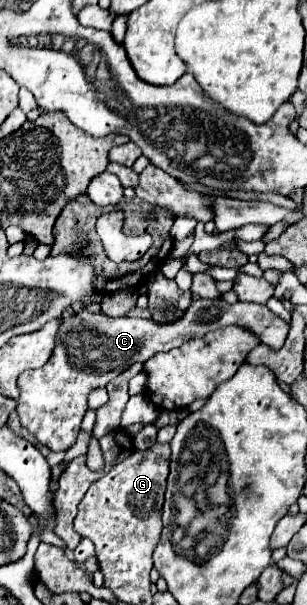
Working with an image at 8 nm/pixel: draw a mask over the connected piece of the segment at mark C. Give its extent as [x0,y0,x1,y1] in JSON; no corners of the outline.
[17,298,289,452]

